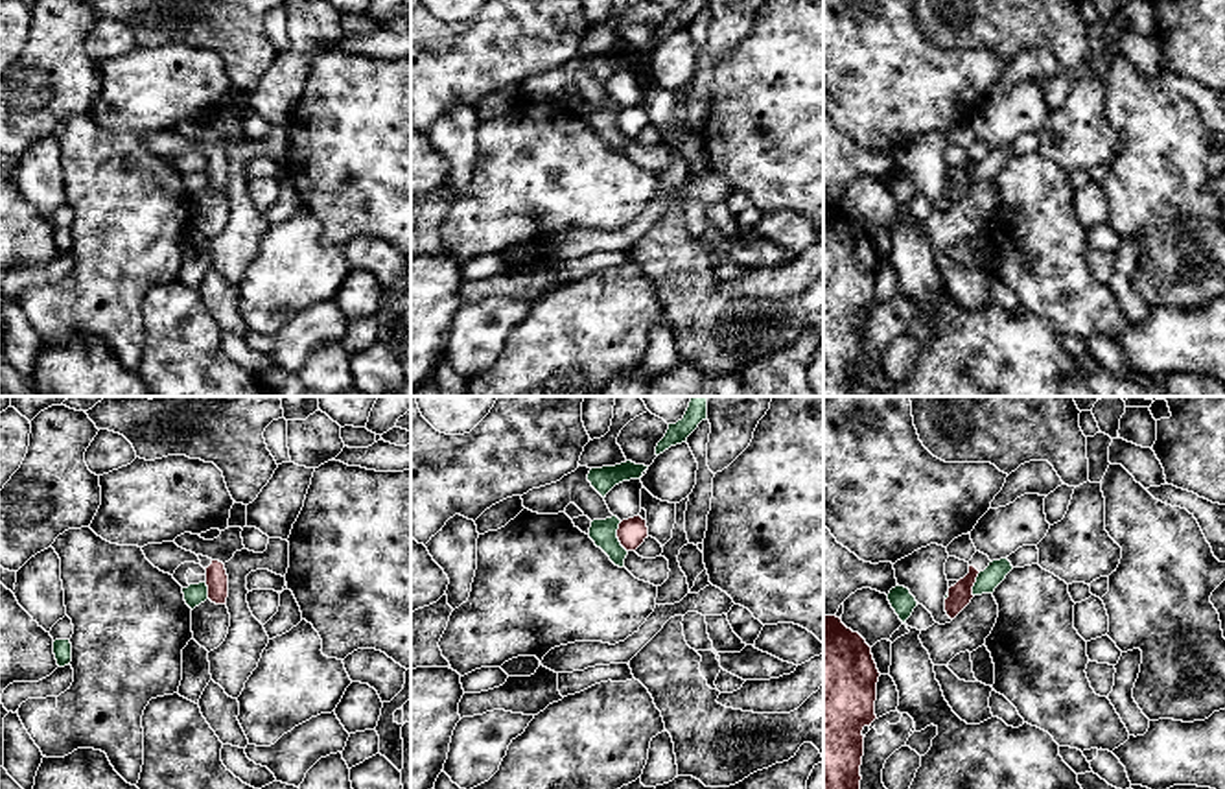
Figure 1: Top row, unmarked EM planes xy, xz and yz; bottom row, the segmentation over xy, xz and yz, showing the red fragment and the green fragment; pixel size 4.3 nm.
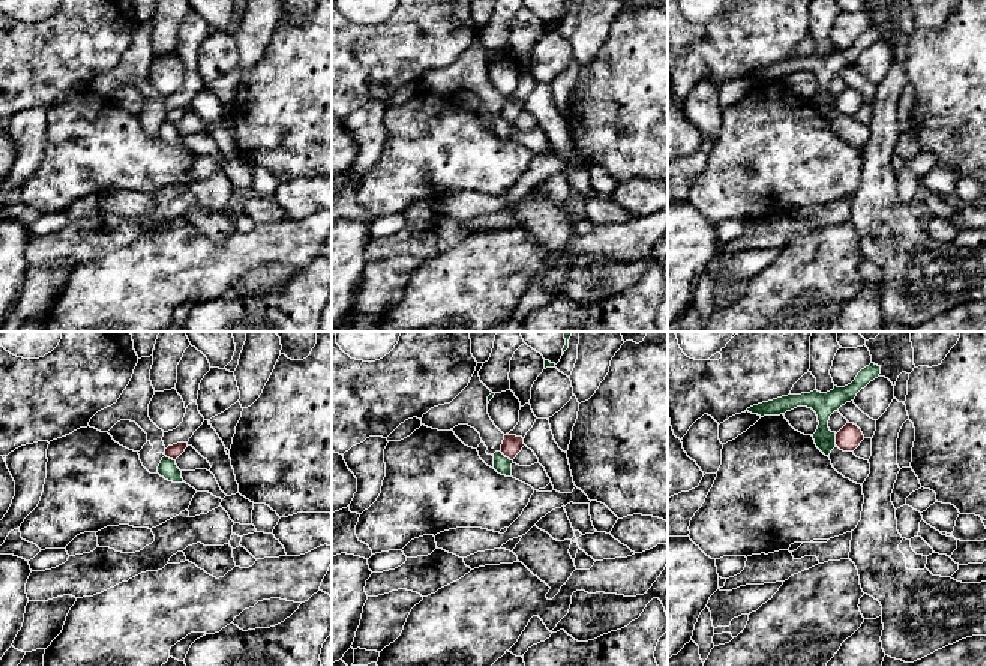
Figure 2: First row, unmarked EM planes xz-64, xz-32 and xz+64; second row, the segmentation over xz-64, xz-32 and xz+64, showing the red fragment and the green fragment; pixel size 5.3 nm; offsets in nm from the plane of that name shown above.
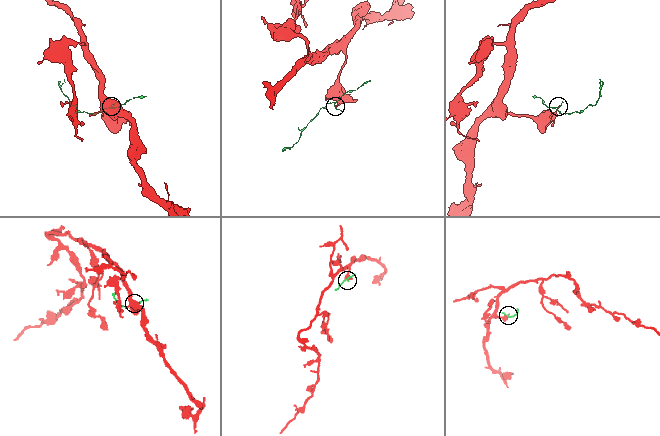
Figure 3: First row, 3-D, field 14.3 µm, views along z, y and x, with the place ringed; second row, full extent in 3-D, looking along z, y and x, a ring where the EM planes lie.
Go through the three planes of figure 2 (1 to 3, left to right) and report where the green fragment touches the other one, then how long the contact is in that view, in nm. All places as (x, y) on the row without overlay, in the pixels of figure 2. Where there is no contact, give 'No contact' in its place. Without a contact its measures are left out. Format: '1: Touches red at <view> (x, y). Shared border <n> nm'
1: Touches red at xz-64 (170, 122). Shared border 70 nm
2: Touches red at xz-32 (506, 120). Shared border 90 nm
3: Touches red at xz+64 (836, 104). Shared border 60 nm

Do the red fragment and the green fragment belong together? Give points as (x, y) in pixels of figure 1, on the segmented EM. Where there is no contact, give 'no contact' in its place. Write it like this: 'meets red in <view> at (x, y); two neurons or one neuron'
meets red in xz at (618, 537); two neurons

